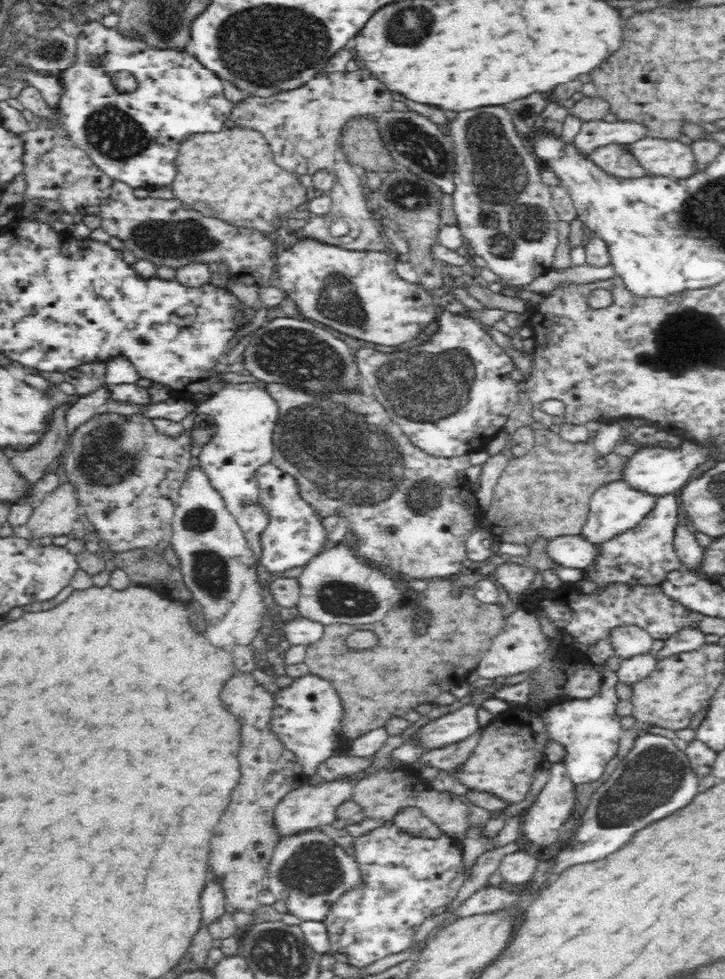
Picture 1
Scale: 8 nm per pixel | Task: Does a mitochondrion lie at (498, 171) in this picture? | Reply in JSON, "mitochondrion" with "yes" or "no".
{"mitochondrion":"yes"}

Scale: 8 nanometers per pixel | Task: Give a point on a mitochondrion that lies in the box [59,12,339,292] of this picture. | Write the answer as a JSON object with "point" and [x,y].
{"point":[175,238]}

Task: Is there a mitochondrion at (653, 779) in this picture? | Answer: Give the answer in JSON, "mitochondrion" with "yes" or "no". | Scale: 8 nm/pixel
{"mitochondrion":"yes"}

